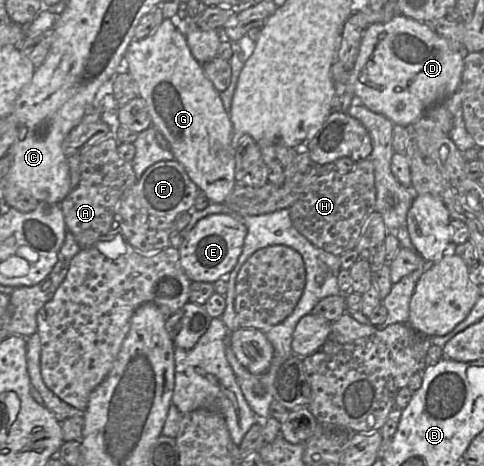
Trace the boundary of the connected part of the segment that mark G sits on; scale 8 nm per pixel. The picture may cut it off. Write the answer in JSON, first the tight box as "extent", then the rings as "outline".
{"extent":[123,19,247,204],"outline":[[[164,19],[162,23],[158,26],[158,28],[149,36],[141,40],[133,39],[132,42],[127,47],[126,52],[124,54],[123,68],[125,68],[131,74],[133,79],[136,81],[138,85],[138,89],[139,89],[139,96],[145,100],[147,109],[151,116],[152,126],[157,131],[159,131],[169,142],[170,150],[172,151],[175,157],[174,160],[177,160],[184,167],[191,181],[195,183],[197,187],[199,188],[199,190],[202,191],[206,195],[206,197],[210,201],[210,204],[211,203],[216,203],[216,204],[222,203],[223,204],[226,198],[232,192],[236,184],[235,154],[239,146],[239,138],[240,136],[247,135],[247,134],[234,132],[233,125],[230,120],[230,116],[224,109],[224,106],[223,106],[223,103],[220,97],[221,92],[218,92],[216,90],[212,82],[206,76],[203,70],[203,65],[200,64],[192,55],[190,48],[187,44],[186,37],[181,32],[178,25],[175,25],[171,19]]]}

